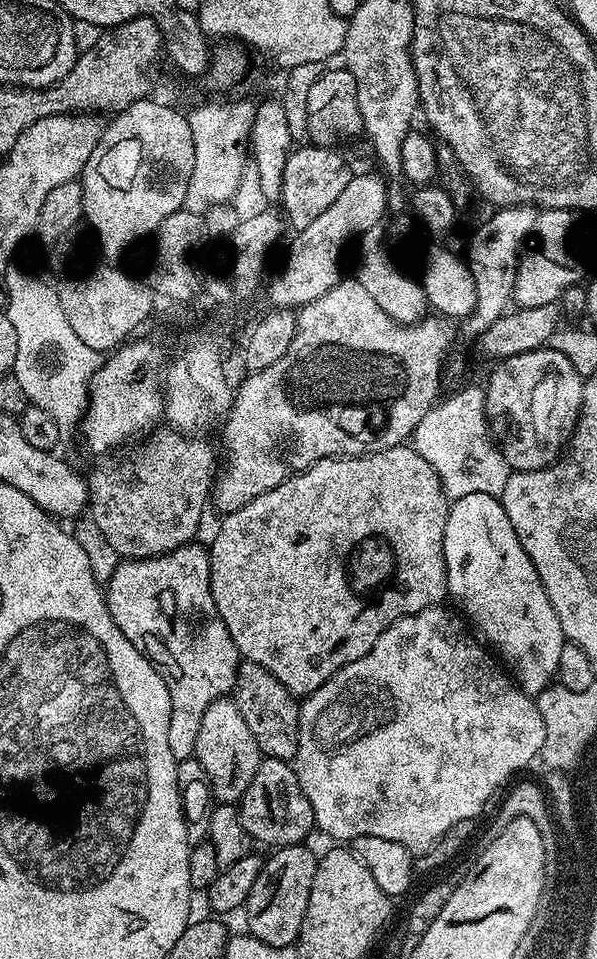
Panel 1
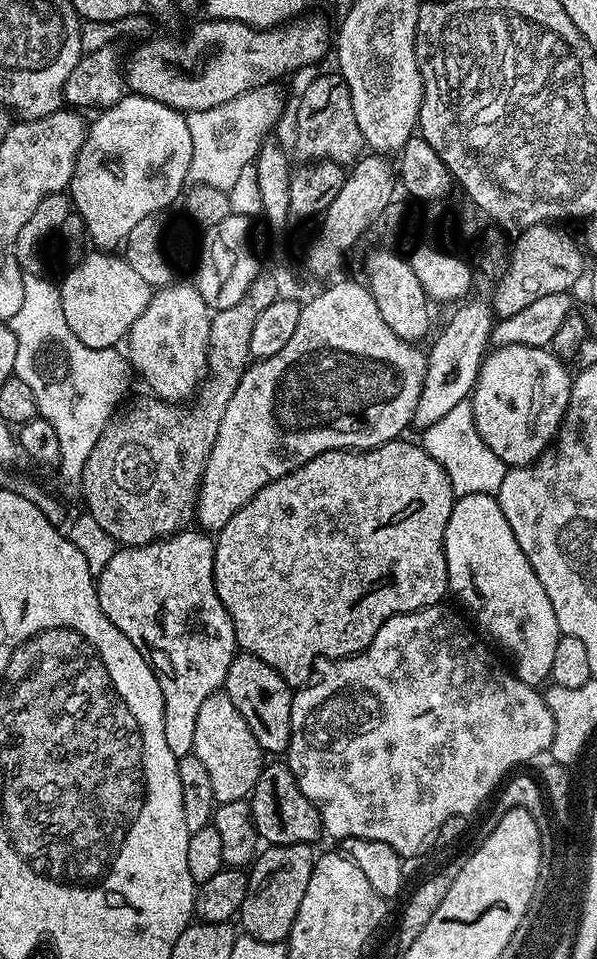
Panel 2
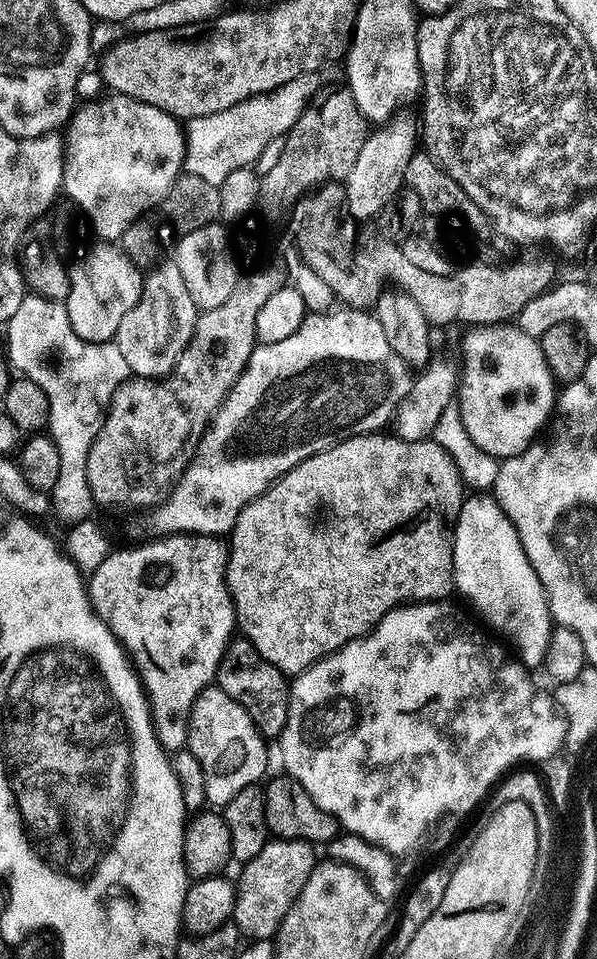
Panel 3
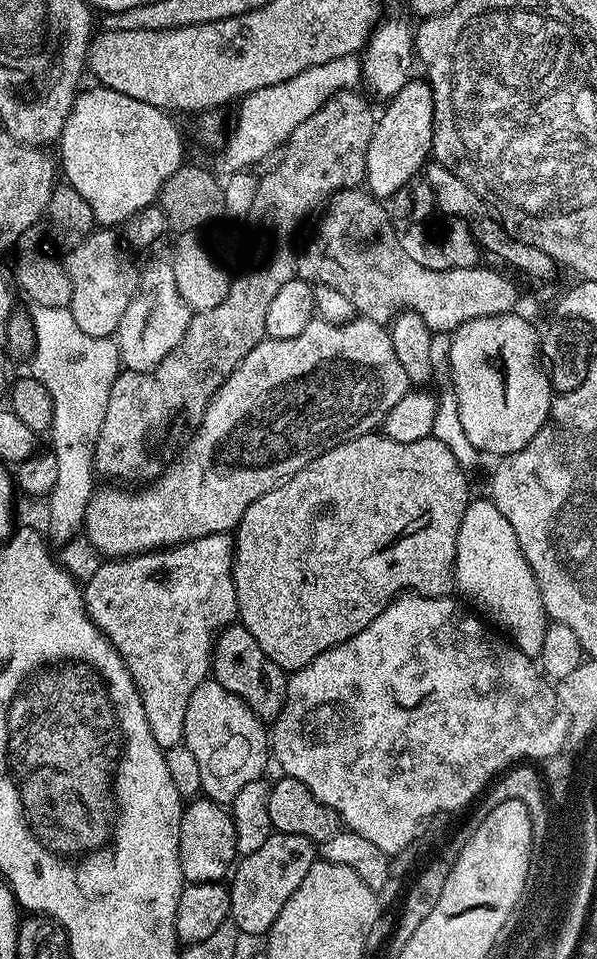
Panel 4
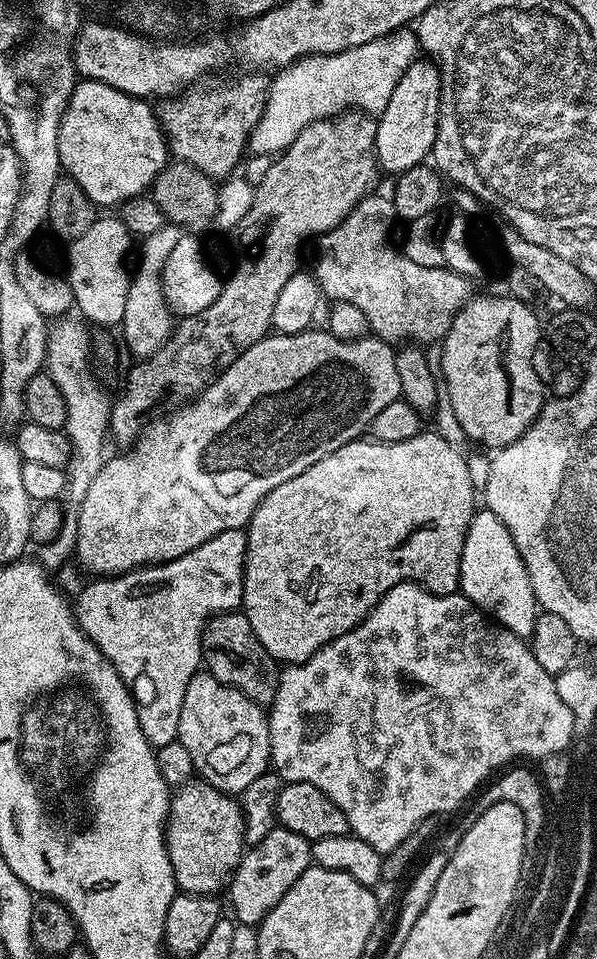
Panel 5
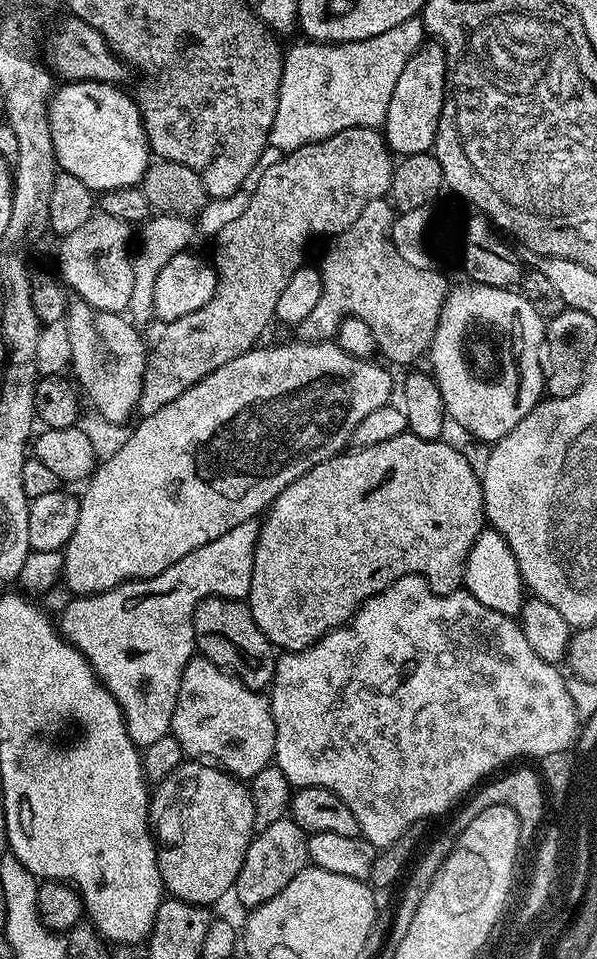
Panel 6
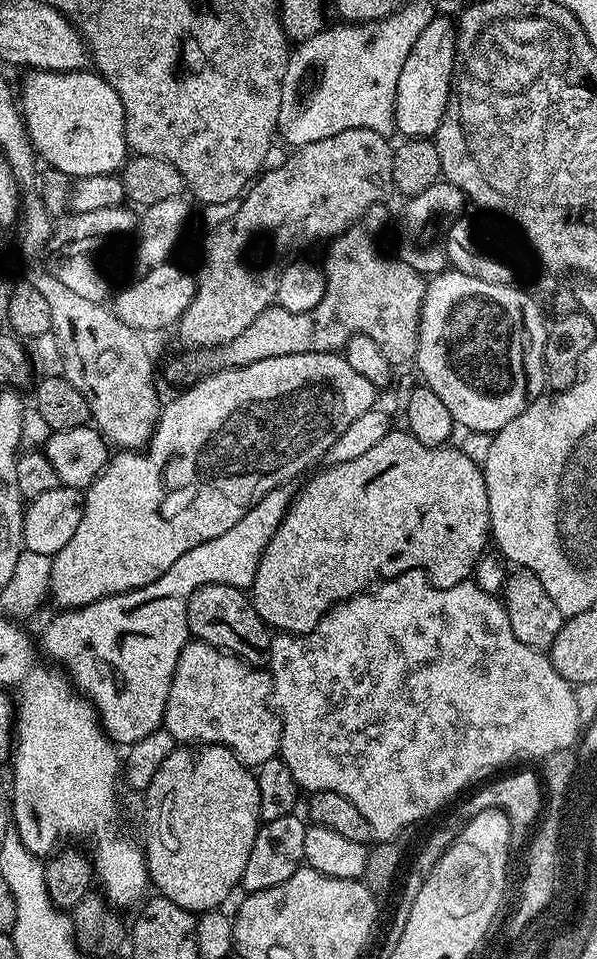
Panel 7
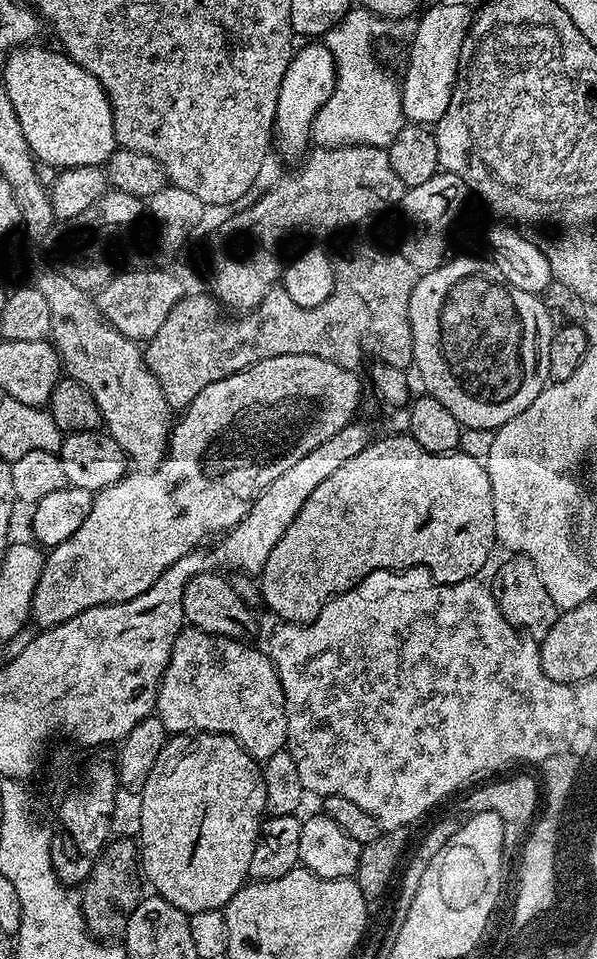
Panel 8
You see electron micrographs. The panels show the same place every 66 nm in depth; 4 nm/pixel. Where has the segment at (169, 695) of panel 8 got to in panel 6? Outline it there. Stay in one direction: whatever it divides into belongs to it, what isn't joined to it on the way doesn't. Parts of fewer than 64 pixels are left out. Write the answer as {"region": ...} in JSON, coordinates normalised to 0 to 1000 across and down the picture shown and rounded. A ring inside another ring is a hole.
{"region":[[[333,682],[323,683],[305,703],[285,765],[305,778],[310,789],[353,795],[410,815],[420,814],[432,803],[451,800],[462,786],[462,762],[451,727],[441,721],[412,715],[399,706],[374,701]]]}

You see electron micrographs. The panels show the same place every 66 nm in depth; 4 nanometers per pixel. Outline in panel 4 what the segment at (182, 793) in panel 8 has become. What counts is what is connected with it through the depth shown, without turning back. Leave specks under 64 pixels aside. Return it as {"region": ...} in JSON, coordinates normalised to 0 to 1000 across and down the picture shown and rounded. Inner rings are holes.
{"region":[[[330,832],[320,835],[302,849],[302,902],[310,919],[317,922],[374,919],[390,908],[397,897],[387,846],[360,834]]]}

